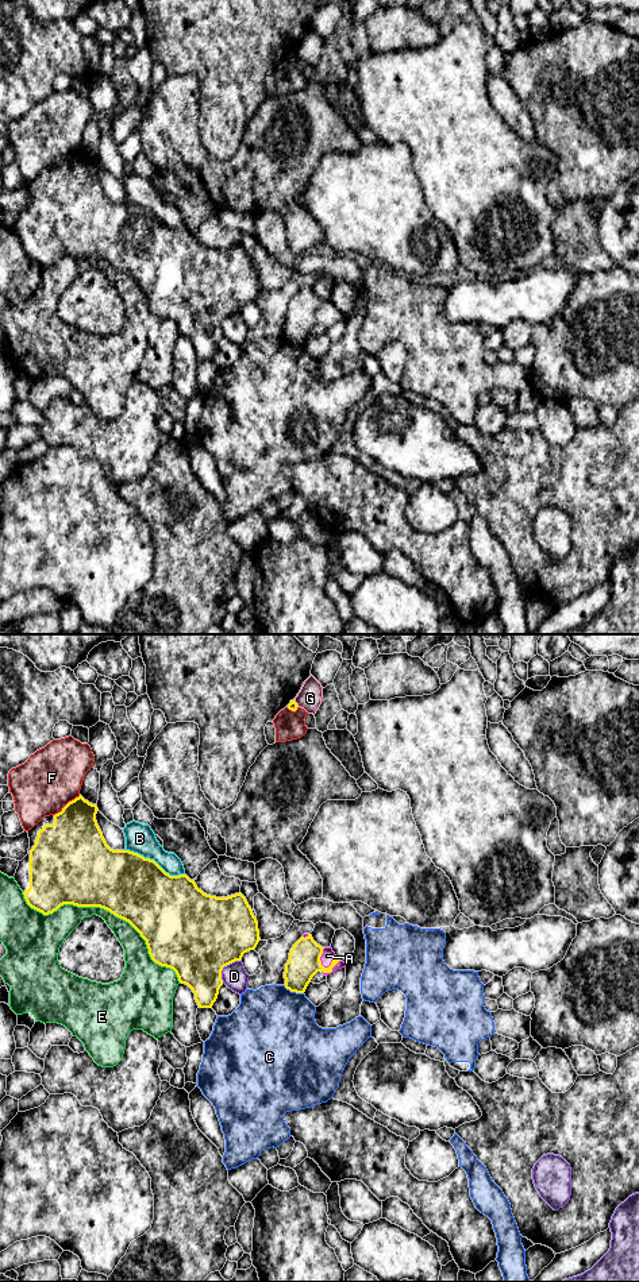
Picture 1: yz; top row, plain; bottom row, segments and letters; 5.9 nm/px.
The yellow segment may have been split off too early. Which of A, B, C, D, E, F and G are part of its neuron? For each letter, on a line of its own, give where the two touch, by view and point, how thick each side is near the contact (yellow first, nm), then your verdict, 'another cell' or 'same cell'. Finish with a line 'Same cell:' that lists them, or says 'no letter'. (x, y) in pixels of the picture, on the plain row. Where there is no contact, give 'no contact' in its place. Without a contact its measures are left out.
A: yz (319, 311) | 190/70 nm | same cell
B: yz (154, 213) | 400/180 nm | another cell
C: yz (293, 343) | 190/480 nm | another cell
D: yz (223, 319) | 500/150 nm | another cell
E: yz (107, 262) | 400/160 nm | another cell
F: yz (66, 157) | 360/360 nm | another cell
G: yz (296, 56) | 50/140 nm | another cell
Same cell: A

